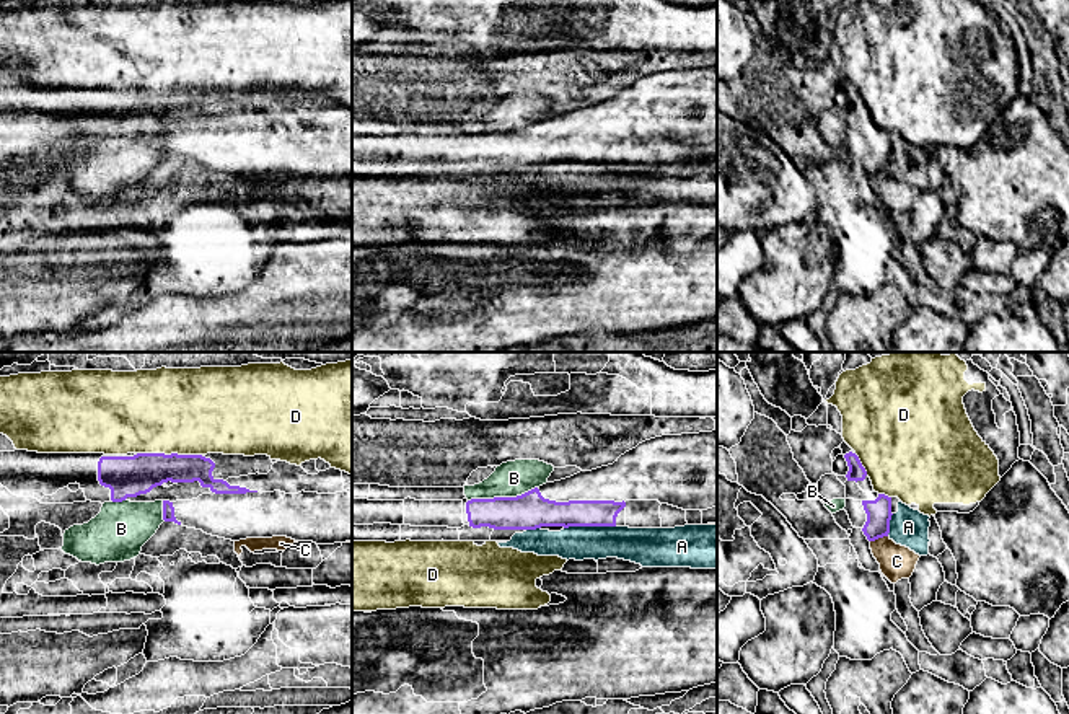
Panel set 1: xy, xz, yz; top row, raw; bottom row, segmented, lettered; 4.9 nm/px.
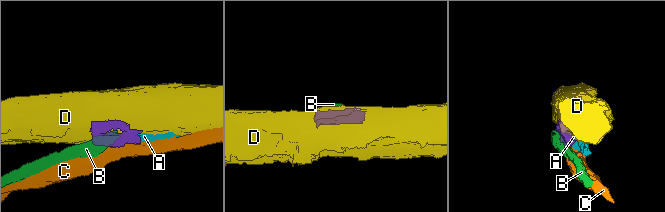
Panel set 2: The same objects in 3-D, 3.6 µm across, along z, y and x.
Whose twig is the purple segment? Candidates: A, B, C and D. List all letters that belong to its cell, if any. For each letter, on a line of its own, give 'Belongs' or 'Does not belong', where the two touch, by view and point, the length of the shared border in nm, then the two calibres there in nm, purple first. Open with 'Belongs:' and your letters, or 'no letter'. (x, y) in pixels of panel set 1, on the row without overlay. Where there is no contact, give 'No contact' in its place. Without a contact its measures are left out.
Belongs: no letter
A: Does not belong. Touches purple at xz (589, 160). Shared border 260 nm. Thickness 140 nm (purple) against 170 nm
B: Does not belong. Touches purple at xz (502, 132). Shared border 360 nm. Thickness 190 nm (purple) against 180 nm
C: Does not belong. Touches purple at yz (879, 171). Shared border 90 nm. Thickness 130 nm (purple) against 170 nm
D: Does not belong. Touches purple at xy (171, 88). Shared border 320 nm. Thickness 200 nm (purple) against 440 nm

